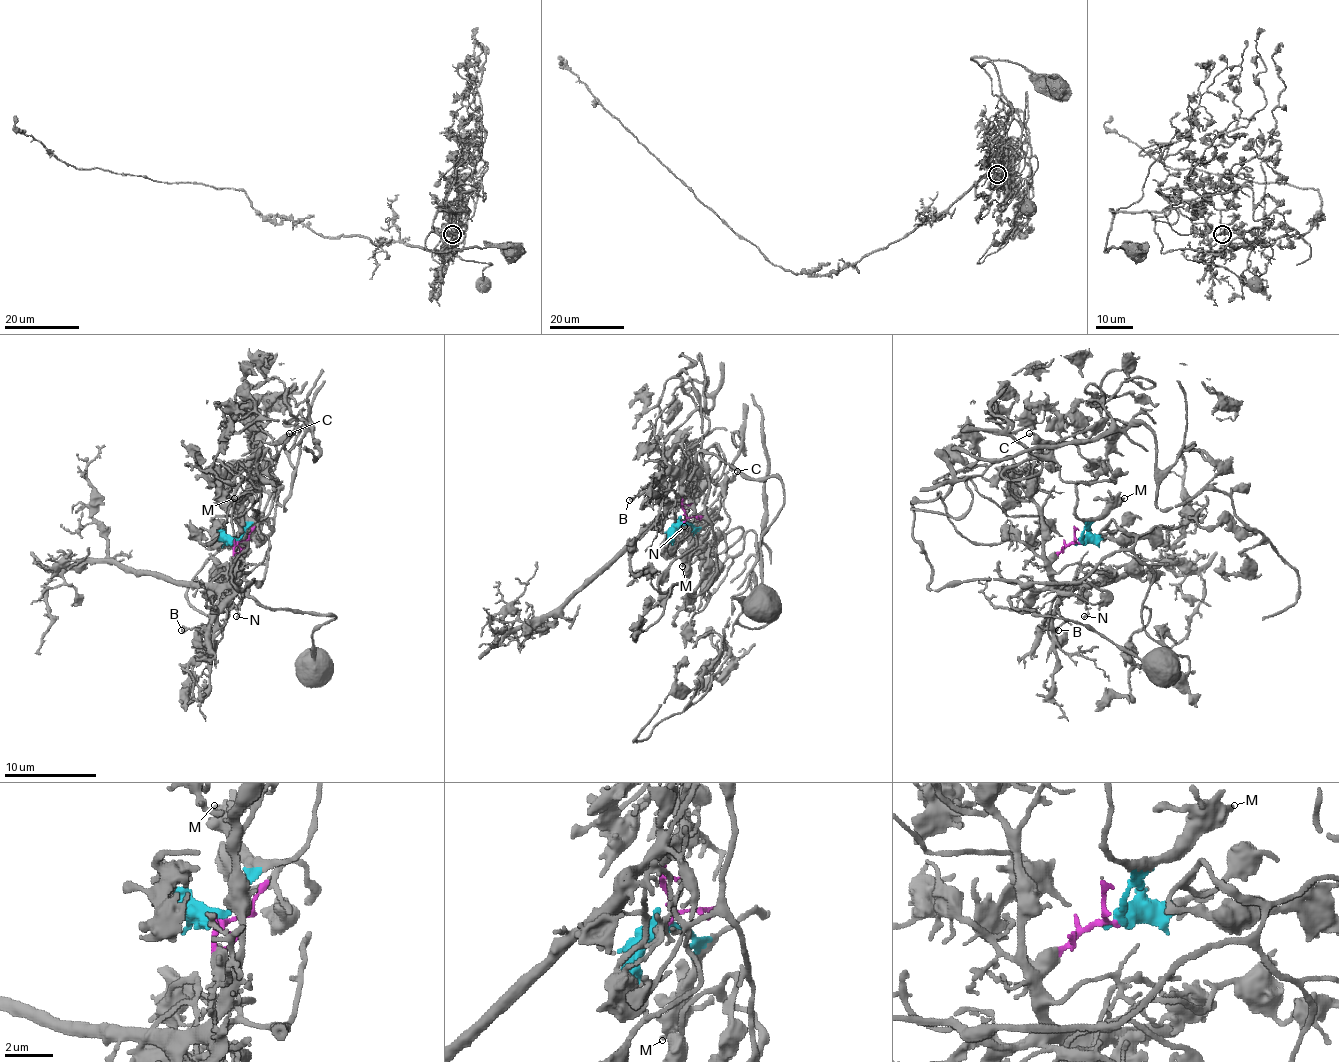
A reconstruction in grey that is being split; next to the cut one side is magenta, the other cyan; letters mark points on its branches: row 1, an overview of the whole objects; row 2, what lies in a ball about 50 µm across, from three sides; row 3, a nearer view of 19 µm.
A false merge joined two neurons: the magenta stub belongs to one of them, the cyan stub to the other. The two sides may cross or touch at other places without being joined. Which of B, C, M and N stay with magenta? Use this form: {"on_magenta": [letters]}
{"on_magenta": ["B", "N"]}

